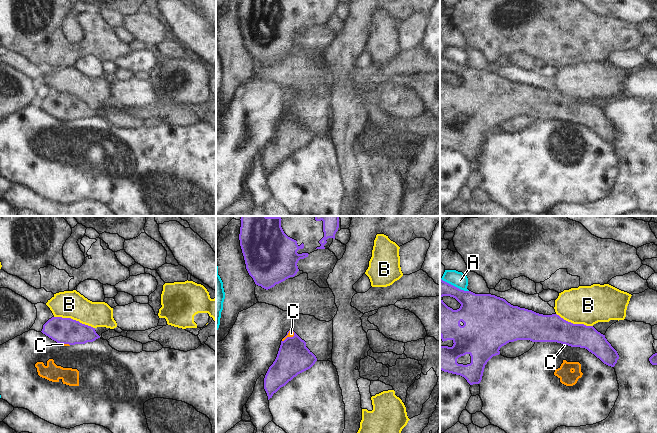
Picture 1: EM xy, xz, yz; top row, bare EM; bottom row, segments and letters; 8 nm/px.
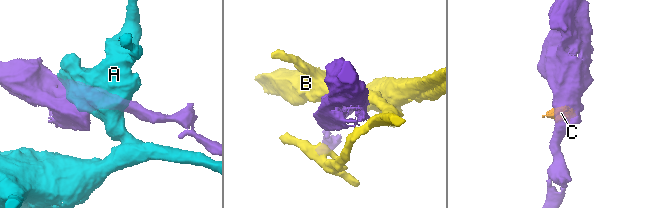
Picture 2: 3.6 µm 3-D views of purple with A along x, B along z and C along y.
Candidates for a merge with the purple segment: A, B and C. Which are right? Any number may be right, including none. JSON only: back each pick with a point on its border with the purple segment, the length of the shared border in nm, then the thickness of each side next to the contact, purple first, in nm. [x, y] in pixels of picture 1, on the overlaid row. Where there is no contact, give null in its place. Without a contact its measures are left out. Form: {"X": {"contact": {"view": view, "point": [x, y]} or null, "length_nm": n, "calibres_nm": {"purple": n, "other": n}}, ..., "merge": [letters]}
{"merge": []}

